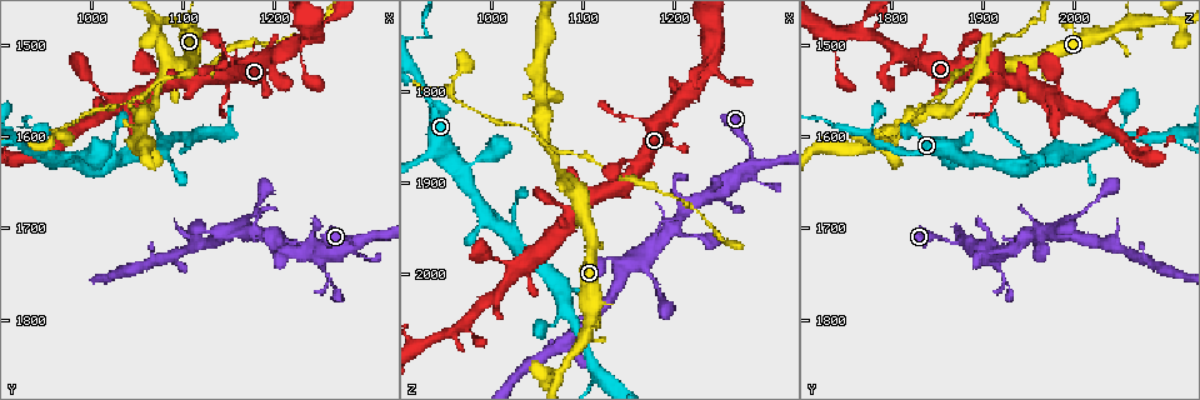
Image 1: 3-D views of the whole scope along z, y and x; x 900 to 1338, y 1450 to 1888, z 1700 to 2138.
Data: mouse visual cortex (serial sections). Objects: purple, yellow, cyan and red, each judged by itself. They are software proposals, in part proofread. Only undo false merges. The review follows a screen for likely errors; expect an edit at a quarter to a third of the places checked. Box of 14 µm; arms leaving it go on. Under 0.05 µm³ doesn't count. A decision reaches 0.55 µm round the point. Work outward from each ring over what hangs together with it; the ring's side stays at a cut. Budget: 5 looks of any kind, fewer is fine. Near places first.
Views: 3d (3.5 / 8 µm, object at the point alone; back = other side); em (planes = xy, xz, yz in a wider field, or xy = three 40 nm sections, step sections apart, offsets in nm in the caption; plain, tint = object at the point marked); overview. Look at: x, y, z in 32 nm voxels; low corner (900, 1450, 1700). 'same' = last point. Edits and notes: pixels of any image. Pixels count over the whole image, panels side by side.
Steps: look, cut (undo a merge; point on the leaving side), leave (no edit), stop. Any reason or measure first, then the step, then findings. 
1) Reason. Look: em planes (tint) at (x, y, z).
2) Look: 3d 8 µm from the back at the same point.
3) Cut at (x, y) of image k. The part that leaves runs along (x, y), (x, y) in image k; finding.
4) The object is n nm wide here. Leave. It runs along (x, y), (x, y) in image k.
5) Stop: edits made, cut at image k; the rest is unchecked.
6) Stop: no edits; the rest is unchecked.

Abrupt turn. Look: 3d 3.5 µm at (1195, 1730, 1900).

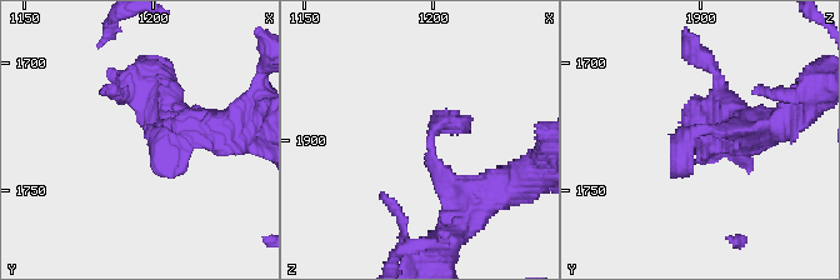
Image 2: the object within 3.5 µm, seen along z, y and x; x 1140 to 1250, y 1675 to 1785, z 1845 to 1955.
Leave. It runs along (759, 128), (695, 131), (673, 178) in image 2; continuous, no second cell.

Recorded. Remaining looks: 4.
Four or more arms meet. Look: 3d 3.5 µm at (1060, 1570, 1855).

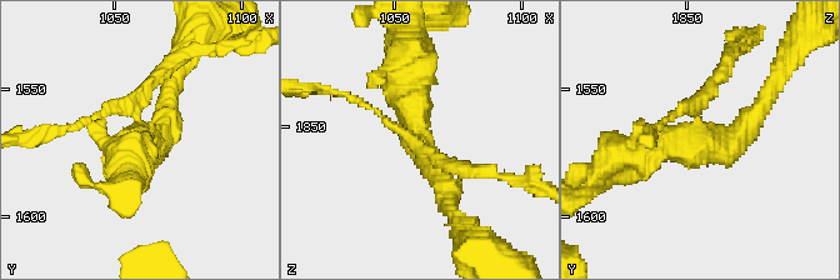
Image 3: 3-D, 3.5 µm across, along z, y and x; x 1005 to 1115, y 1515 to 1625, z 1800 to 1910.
4 arms meet here; the arms are 100, 150, 300, 400 nm wide. Look: em xy step 1 (tint) at (1060, 1568, 1855).

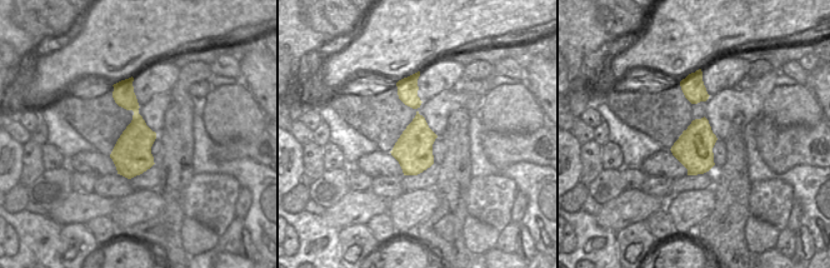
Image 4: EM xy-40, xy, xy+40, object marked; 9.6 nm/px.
Cut at (718, 79) of image 3. The part that leaves runs along (135, 115), (104, 110), (35, 138) in image 3; two cells meet here.

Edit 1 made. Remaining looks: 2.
Stop: edits made, cut at image 3; the rest is unchecked.

